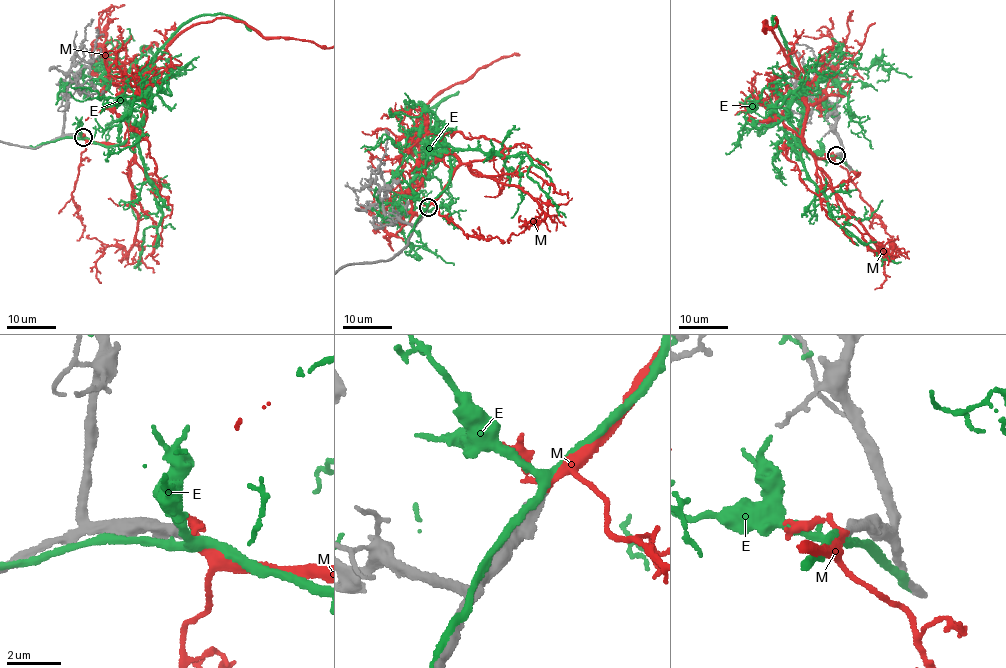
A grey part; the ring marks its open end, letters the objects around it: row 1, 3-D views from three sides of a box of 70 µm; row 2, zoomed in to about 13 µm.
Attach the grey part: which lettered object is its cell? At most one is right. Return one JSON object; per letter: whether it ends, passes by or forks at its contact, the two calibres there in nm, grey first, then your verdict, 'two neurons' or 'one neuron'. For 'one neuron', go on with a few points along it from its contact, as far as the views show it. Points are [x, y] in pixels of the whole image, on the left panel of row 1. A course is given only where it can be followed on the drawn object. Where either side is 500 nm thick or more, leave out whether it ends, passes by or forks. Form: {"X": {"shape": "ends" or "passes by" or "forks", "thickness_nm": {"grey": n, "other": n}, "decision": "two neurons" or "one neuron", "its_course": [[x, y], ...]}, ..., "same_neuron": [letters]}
{"E": {"shape": "forks", "thickness_nm": {"grey": 440, "other": 320}, "decision": "two neurons"}, "M": {"shape": "passes by", "thickness_nm": {"grey": 380, "other": 240}, "decision": "one neuron"}, "same_neuron": ["M"]}

